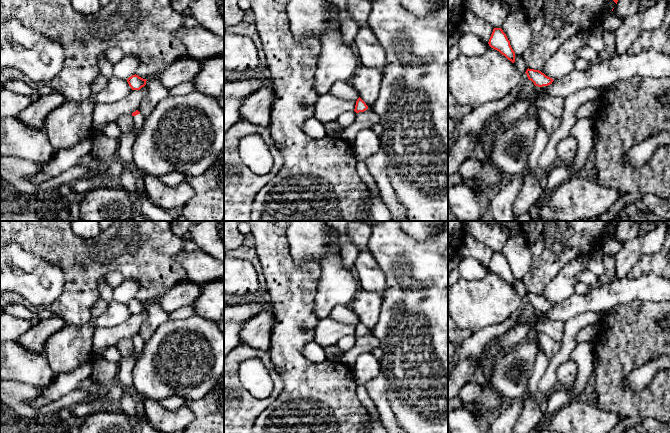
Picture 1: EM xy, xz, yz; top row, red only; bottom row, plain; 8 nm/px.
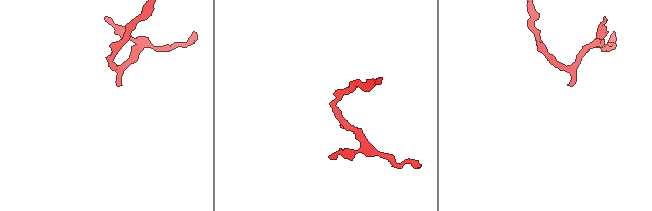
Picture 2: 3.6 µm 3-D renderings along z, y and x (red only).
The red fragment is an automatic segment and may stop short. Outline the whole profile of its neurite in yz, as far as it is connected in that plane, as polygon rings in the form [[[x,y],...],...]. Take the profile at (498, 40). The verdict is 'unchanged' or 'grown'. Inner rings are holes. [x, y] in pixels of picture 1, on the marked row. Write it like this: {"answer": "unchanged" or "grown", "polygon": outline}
{"answer": "unchanged", "polygon": [[[501,28],[493,29],[488,44],[491,48],[499,51],[512,63],[515,62],[515,52],[513,51],[506,34]]]}

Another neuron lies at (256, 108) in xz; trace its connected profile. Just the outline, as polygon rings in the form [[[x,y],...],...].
[[[266,82],[255,93],[244,99],[239,109],[241,120],[261,127],[269,127],[273,101],[273,88]]]

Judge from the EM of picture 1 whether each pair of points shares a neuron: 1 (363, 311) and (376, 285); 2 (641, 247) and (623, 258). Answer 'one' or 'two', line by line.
1: two
2: one

